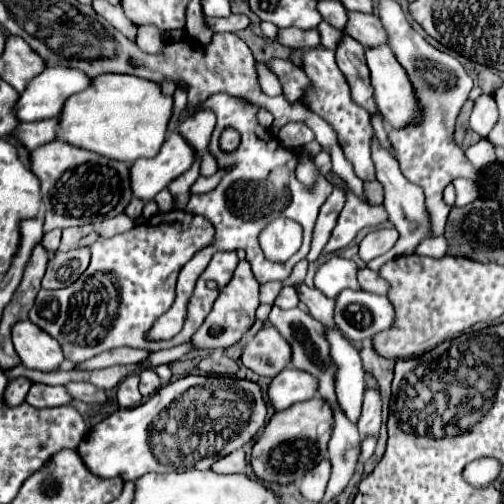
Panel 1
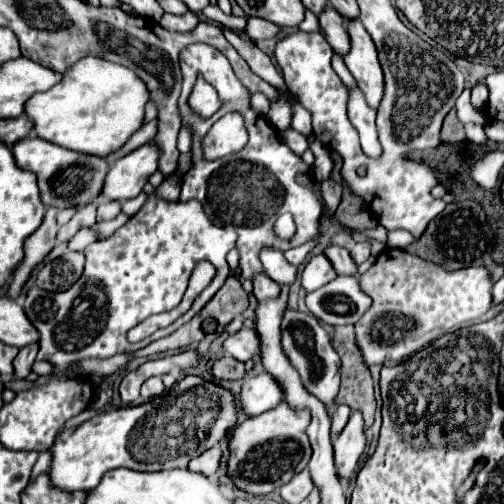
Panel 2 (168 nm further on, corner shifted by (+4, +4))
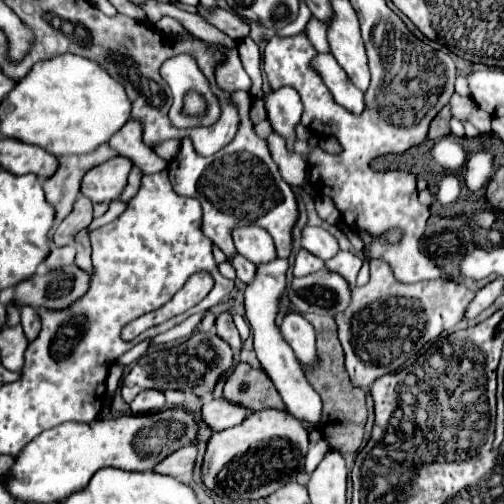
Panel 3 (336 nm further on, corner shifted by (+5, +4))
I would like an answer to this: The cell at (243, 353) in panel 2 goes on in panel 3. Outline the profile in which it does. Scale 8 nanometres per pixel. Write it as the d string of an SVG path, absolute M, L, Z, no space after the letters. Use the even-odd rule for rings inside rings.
M221 314L221 316L217 318L217 324L215 324L215 326L217 326L217 334L221 336L221 340L225 340L225 342L233 348L233 352L239 352L239 350L243 348L241 336L239 336L235 324L233 324L231 314Z

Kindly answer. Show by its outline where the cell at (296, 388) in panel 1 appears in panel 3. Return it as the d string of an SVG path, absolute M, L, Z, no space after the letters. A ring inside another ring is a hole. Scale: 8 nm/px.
M225 398L205 402L203 404L203 414L201 414L203 422L217 432L241 424L247 416L249 416L247 408L241 408L241 404L233 404Z

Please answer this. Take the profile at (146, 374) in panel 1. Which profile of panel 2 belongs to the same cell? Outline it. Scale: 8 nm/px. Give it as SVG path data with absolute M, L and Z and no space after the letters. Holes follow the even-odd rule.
M148 378L144 384L142 384L142 390L140 390L140 398L138 398L138 404L144 404L152 398L158 398L164 394L164 384L162 384L162 378Z

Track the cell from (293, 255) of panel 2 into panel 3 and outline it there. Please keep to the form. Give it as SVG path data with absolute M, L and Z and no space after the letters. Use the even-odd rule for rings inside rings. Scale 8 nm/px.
M277 258L269 264L257 266L257 276L255 276L253 284L249 284L245 290L245 310L247 310L245 316L247 316L251 330L253 330L253 346L255 346L257 360L259 360L261 368L265 370L265 374L275 384L277 392L281 394L287 412L291 416L299 418L301 422L305 422L309 428L317 428L317 422L321 420L321 406L323 406L321 398L313 390L313 386L309 384L301 362L291 352L289 344L281 336L281 328L277 326L277 314L279 314L281 298L287 290L287 270L289 270L287 258Z

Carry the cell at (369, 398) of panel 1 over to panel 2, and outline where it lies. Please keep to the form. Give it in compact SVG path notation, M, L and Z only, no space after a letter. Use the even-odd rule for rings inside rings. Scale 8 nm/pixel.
M354 412L346 428L334 440L334 464L336 464L336 474L340 480L346 480L346 482L350 480L362 452L364 452L362 414Z

